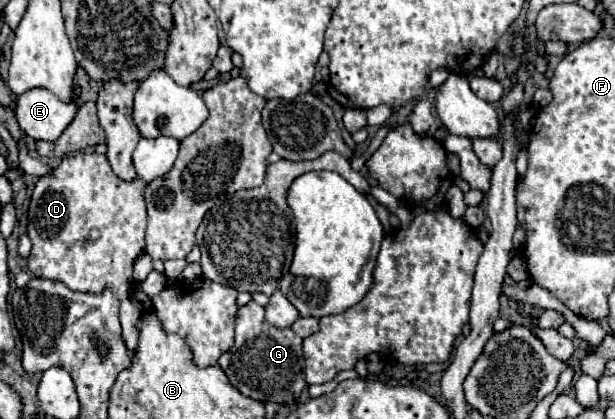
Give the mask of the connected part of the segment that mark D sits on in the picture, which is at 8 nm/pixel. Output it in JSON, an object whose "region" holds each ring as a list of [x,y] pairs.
{"region":[[[77,153],[63,157],[61,165],[53,171],[51,177],[43,177],[37,181],[33,189],[33,197],[29,203],[29,237],[33,241],[31,255],[27,259],[29,271],[37,277],[53,279],[65,283],[73,291],[83,293],[103,293],[105,289],[115,291],[119,299],[119,321],[123,327],[123,339],[131,351],[137,347],[137,319],[141,317],[139,309],[131,305],[129,291],[133,283],[133,265],[135,259],[145,253],[145,229],[147,229],[147,213],[145,213],[145,187],[141,179],[123,181],[119,179],[107,161],[105,155],[99,153]]]}

